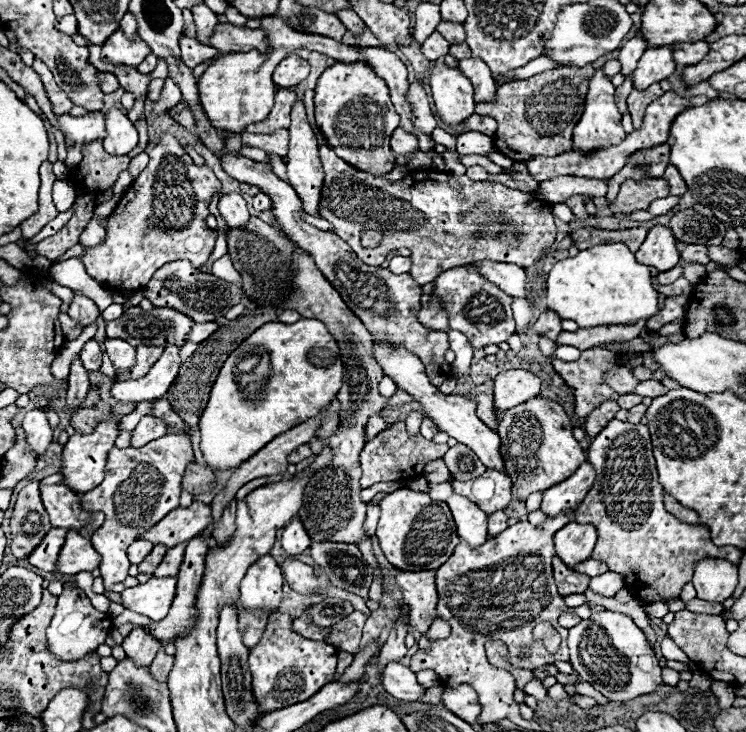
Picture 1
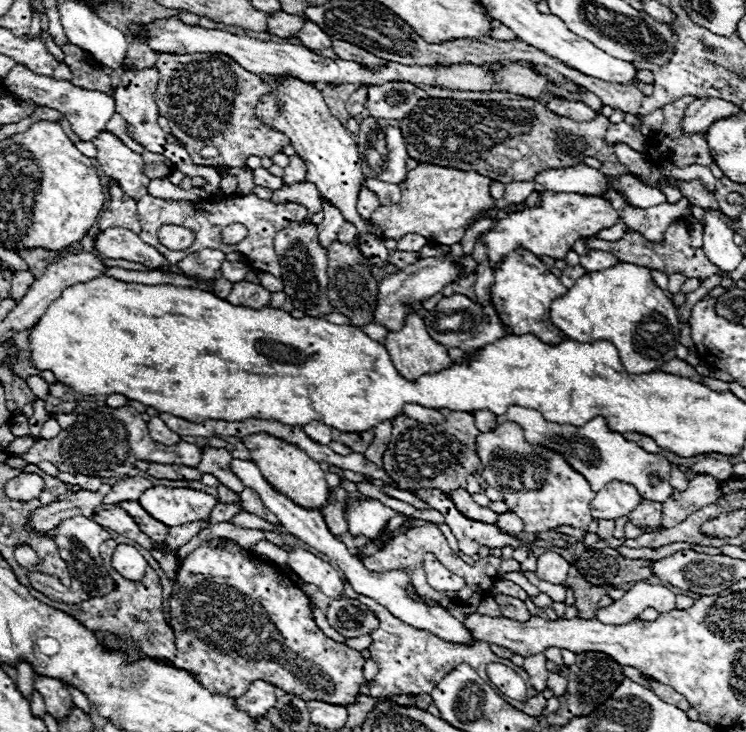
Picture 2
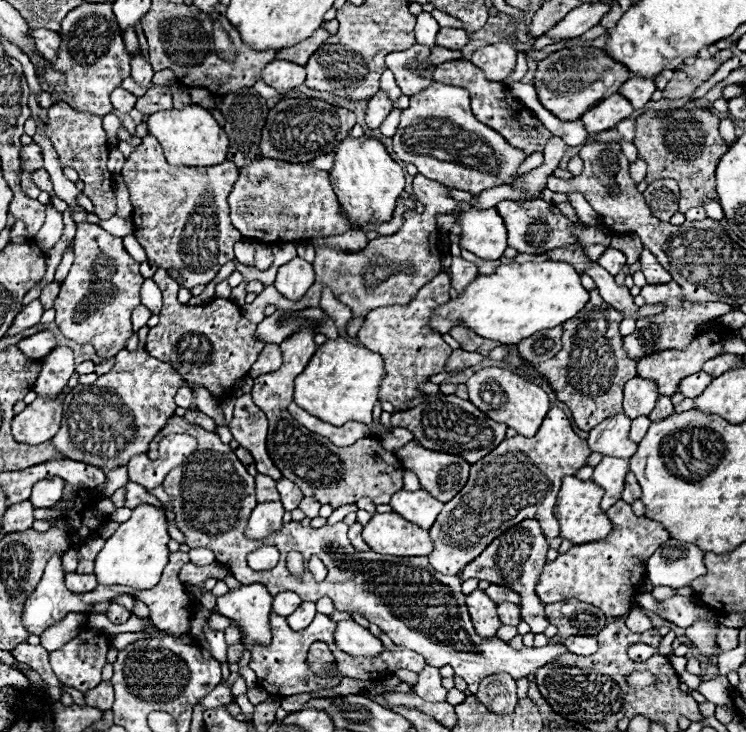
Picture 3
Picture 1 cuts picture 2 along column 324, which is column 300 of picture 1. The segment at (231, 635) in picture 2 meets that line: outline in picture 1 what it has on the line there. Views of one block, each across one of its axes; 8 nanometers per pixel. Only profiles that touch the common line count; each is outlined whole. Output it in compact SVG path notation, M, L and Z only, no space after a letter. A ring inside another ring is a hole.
M274 612L268 618L268 626L260 642L250 650L252 692L260 710L274 712L296 702L308 700L324 684L328 684L336 670L336 648L324 640L306 640L290 630L292 618L288 614Z

